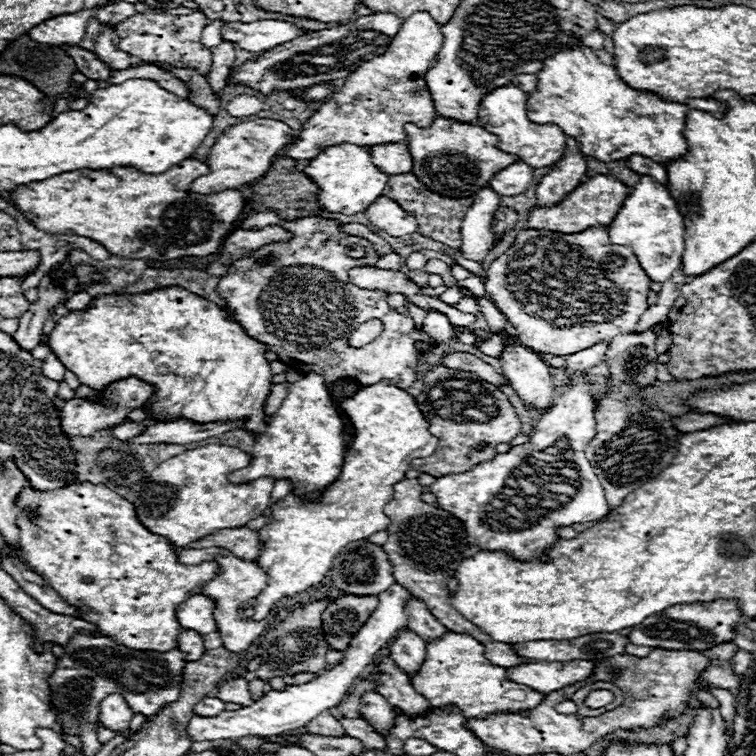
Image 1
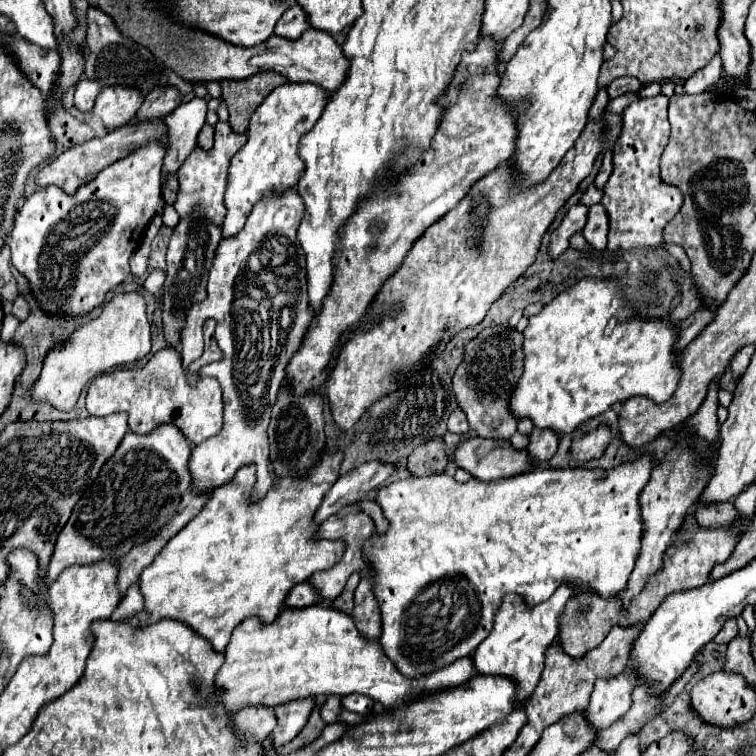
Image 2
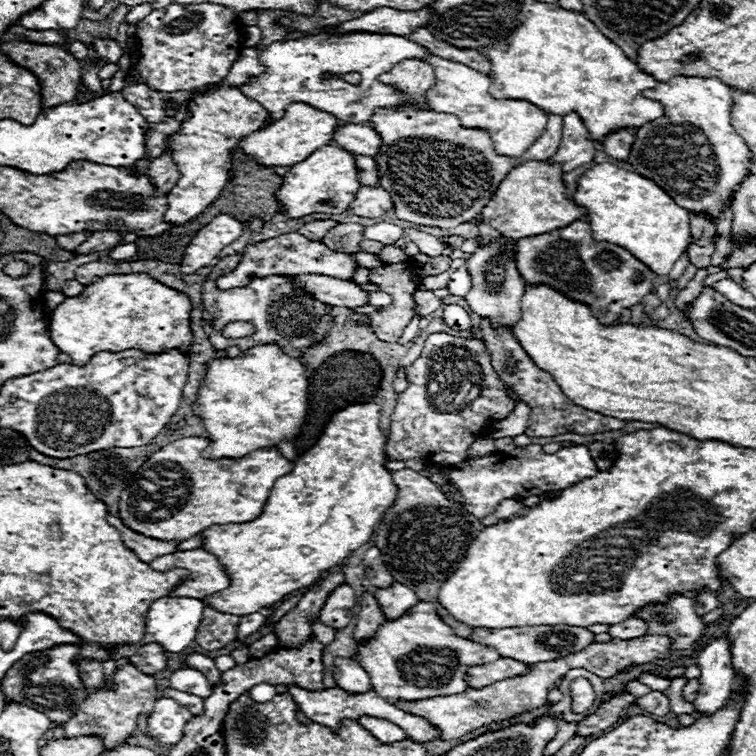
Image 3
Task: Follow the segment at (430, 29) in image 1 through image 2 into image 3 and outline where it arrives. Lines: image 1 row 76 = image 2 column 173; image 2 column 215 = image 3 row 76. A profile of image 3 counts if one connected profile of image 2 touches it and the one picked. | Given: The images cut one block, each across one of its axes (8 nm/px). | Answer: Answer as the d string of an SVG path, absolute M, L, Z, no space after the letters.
M402 60L396 64L388 74L382 74L380 80L384 84L390 84L392 88L398 88L398 92L408 96L406 104L400 104L398 110L402 108L418 108L418 110L428 110L428 100L426 92L434 86L434 68L428 62L422 60Z

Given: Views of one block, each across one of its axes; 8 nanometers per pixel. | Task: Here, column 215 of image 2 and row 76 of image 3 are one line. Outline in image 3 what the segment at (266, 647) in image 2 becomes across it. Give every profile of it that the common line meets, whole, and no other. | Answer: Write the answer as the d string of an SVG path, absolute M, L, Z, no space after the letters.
M678 76L670 82L660 82L658 88L644 90L642 96L664 106L664 116L634 132L636 140L628 158L634 172L654 180L678 206L714 220L732 202L734 190L744 182L752 166L750 150L730 122L732 94L734 88L722 80L698 76Z

